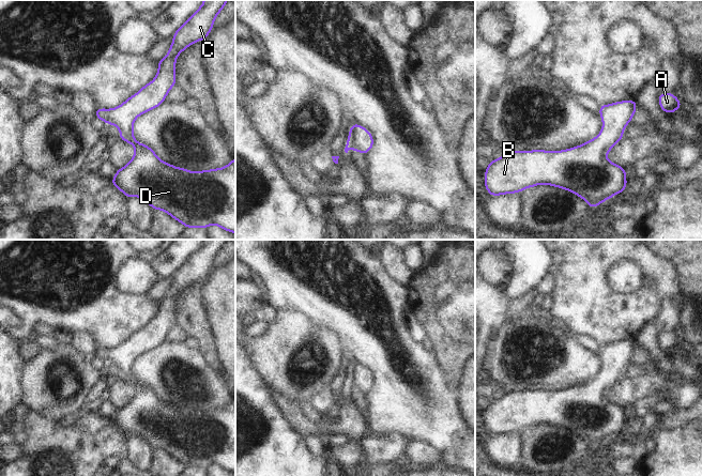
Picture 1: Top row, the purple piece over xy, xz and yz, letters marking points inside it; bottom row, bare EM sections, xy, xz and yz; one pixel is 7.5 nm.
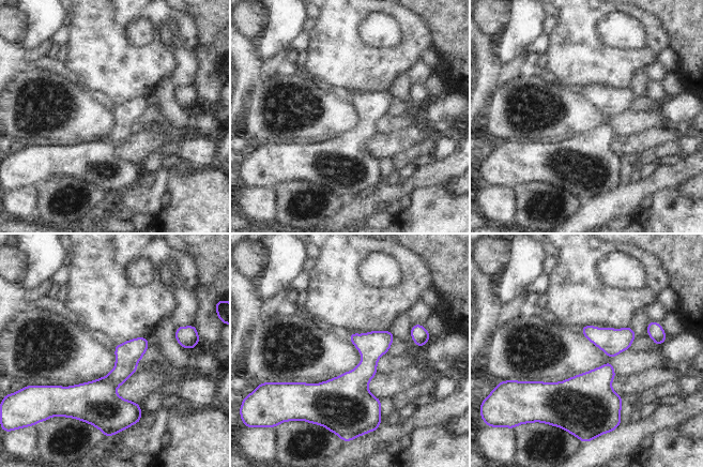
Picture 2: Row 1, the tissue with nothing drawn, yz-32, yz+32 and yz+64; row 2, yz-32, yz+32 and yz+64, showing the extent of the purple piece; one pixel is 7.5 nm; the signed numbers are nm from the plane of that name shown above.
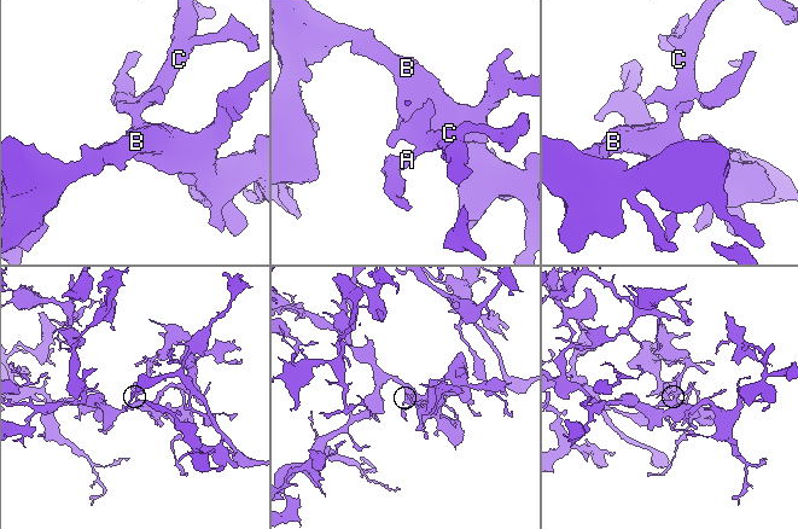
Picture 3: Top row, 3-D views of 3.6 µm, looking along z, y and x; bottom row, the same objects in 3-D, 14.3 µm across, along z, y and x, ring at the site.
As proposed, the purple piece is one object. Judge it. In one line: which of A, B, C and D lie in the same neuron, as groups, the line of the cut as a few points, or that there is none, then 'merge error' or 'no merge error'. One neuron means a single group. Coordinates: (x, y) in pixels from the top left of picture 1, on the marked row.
A B C D | no cut | no merge error

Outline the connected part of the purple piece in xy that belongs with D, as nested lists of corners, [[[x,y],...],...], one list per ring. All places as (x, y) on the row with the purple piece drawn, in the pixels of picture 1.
[[[204,0],[202,5],[174,32],[168,55],[158,61],[158,73],[154,80],[113,109],[97,108],[95,118],[119,127],[119,138],[135,148],[132,160],[117,170],[111,180],[111,184],[127,198],[134,196],[142,198],[154,211],[165,211],[186,228],[207,229],[210,225],[216,225],[224,230],[235,233],[235,157],[224,168],[192,172],[185,168],[177,168],[164,163],[150,147],[138,142],[133,135],[135,119],[164,103],[169,90],[177,85],[176,58],[190,44],[208,37],[214,26],[215,17],[224,9],[227,1]]]

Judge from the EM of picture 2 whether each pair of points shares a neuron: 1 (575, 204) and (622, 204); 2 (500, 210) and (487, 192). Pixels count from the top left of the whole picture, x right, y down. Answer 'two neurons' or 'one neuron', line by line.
1: two neurons
2: one neuron

